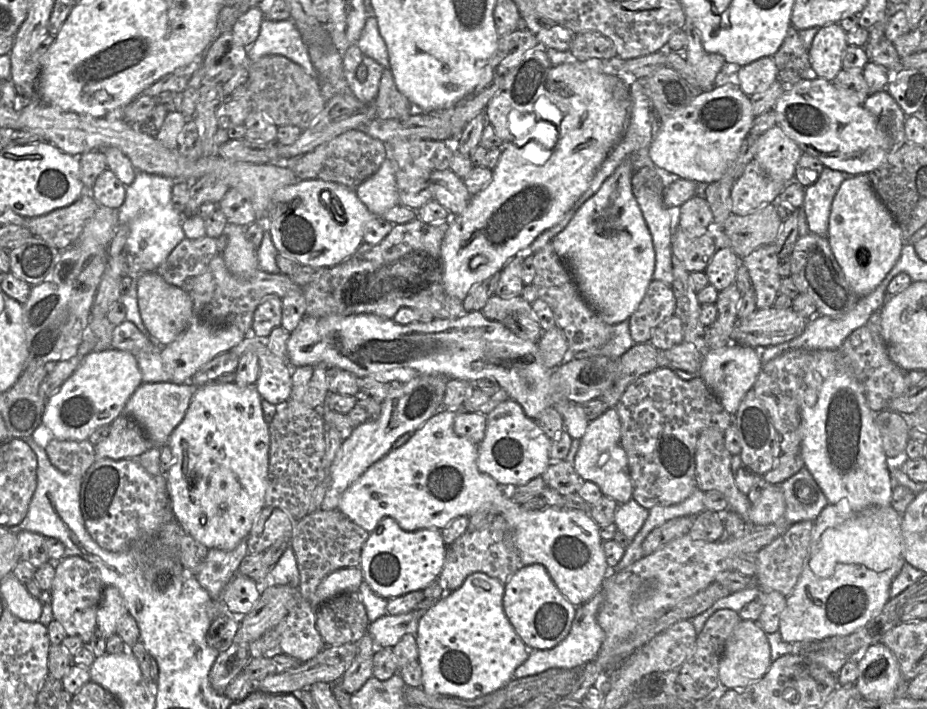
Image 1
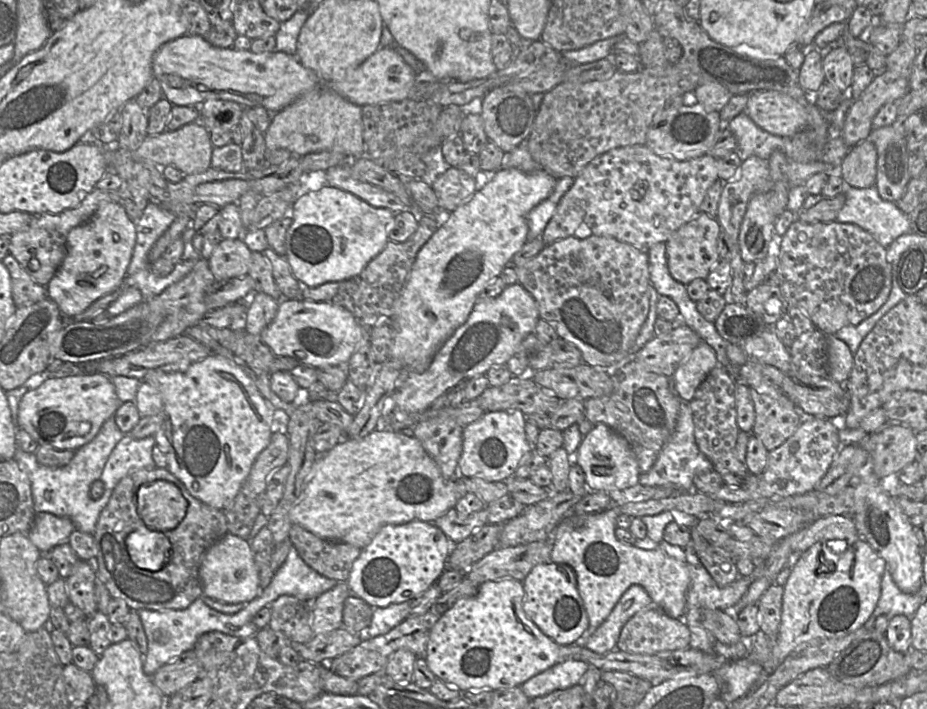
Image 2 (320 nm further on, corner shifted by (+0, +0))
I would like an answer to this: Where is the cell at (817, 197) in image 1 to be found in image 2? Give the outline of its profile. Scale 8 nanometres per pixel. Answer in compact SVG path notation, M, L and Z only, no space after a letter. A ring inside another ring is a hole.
M845 182L842 194L846 197L845 204L835 220L858 225L870 233L883 247L887 248L899 236L911 232L908 215L903 213L896 203L884 200L875 185L869 188L855 188Z

